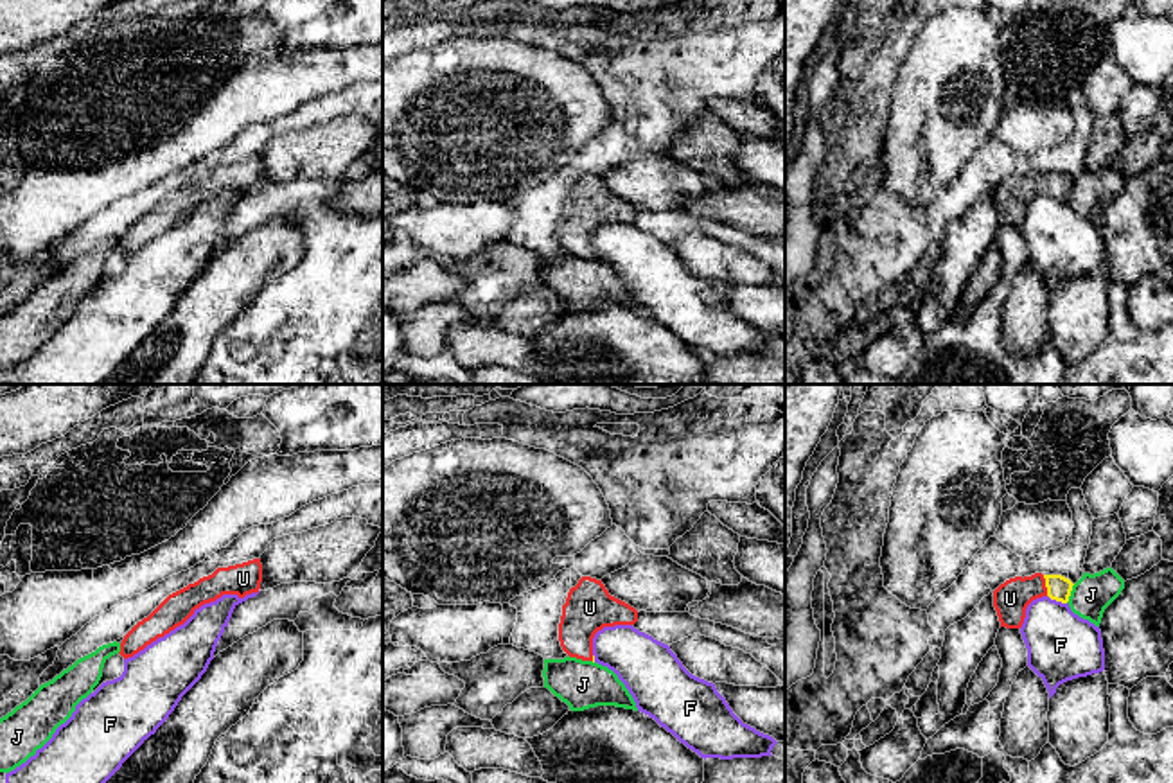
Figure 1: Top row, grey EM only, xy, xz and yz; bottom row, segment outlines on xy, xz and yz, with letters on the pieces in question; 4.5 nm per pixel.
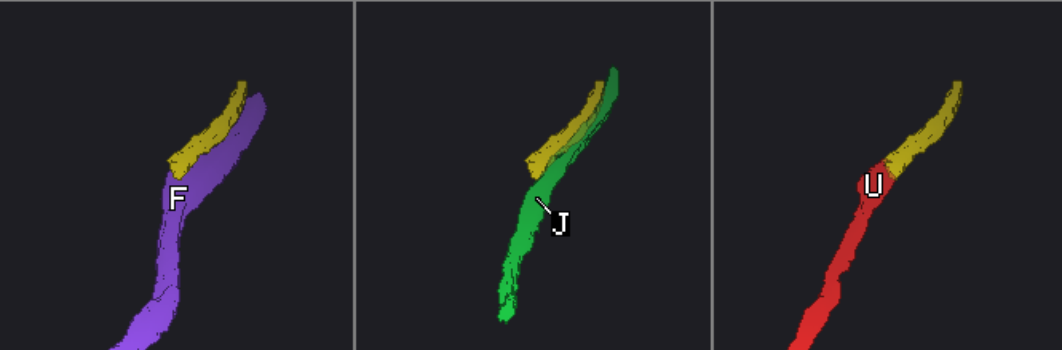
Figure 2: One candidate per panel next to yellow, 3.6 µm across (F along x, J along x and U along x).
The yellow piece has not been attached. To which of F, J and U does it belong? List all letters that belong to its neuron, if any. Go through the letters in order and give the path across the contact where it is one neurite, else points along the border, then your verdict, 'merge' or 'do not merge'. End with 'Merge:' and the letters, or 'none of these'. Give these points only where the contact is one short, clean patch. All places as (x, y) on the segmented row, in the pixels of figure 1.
F: do not merge
J: do not merge
U: across yz (1058, 588), (1046, 586), (1028, 588), (1010, 598) | merge
Merge: U

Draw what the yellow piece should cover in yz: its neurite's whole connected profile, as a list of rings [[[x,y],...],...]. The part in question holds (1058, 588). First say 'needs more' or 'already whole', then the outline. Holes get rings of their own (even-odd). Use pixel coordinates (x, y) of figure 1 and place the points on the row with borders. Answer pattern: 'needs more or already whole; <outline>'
needs more; [[[1062,575],[1015,576],[1001,584],[993,591],[993,607],[997,611],[1001,627],[1020,629],[1026,618],[1027,605],[1042,596],[1067,603],[1072,582]]]

